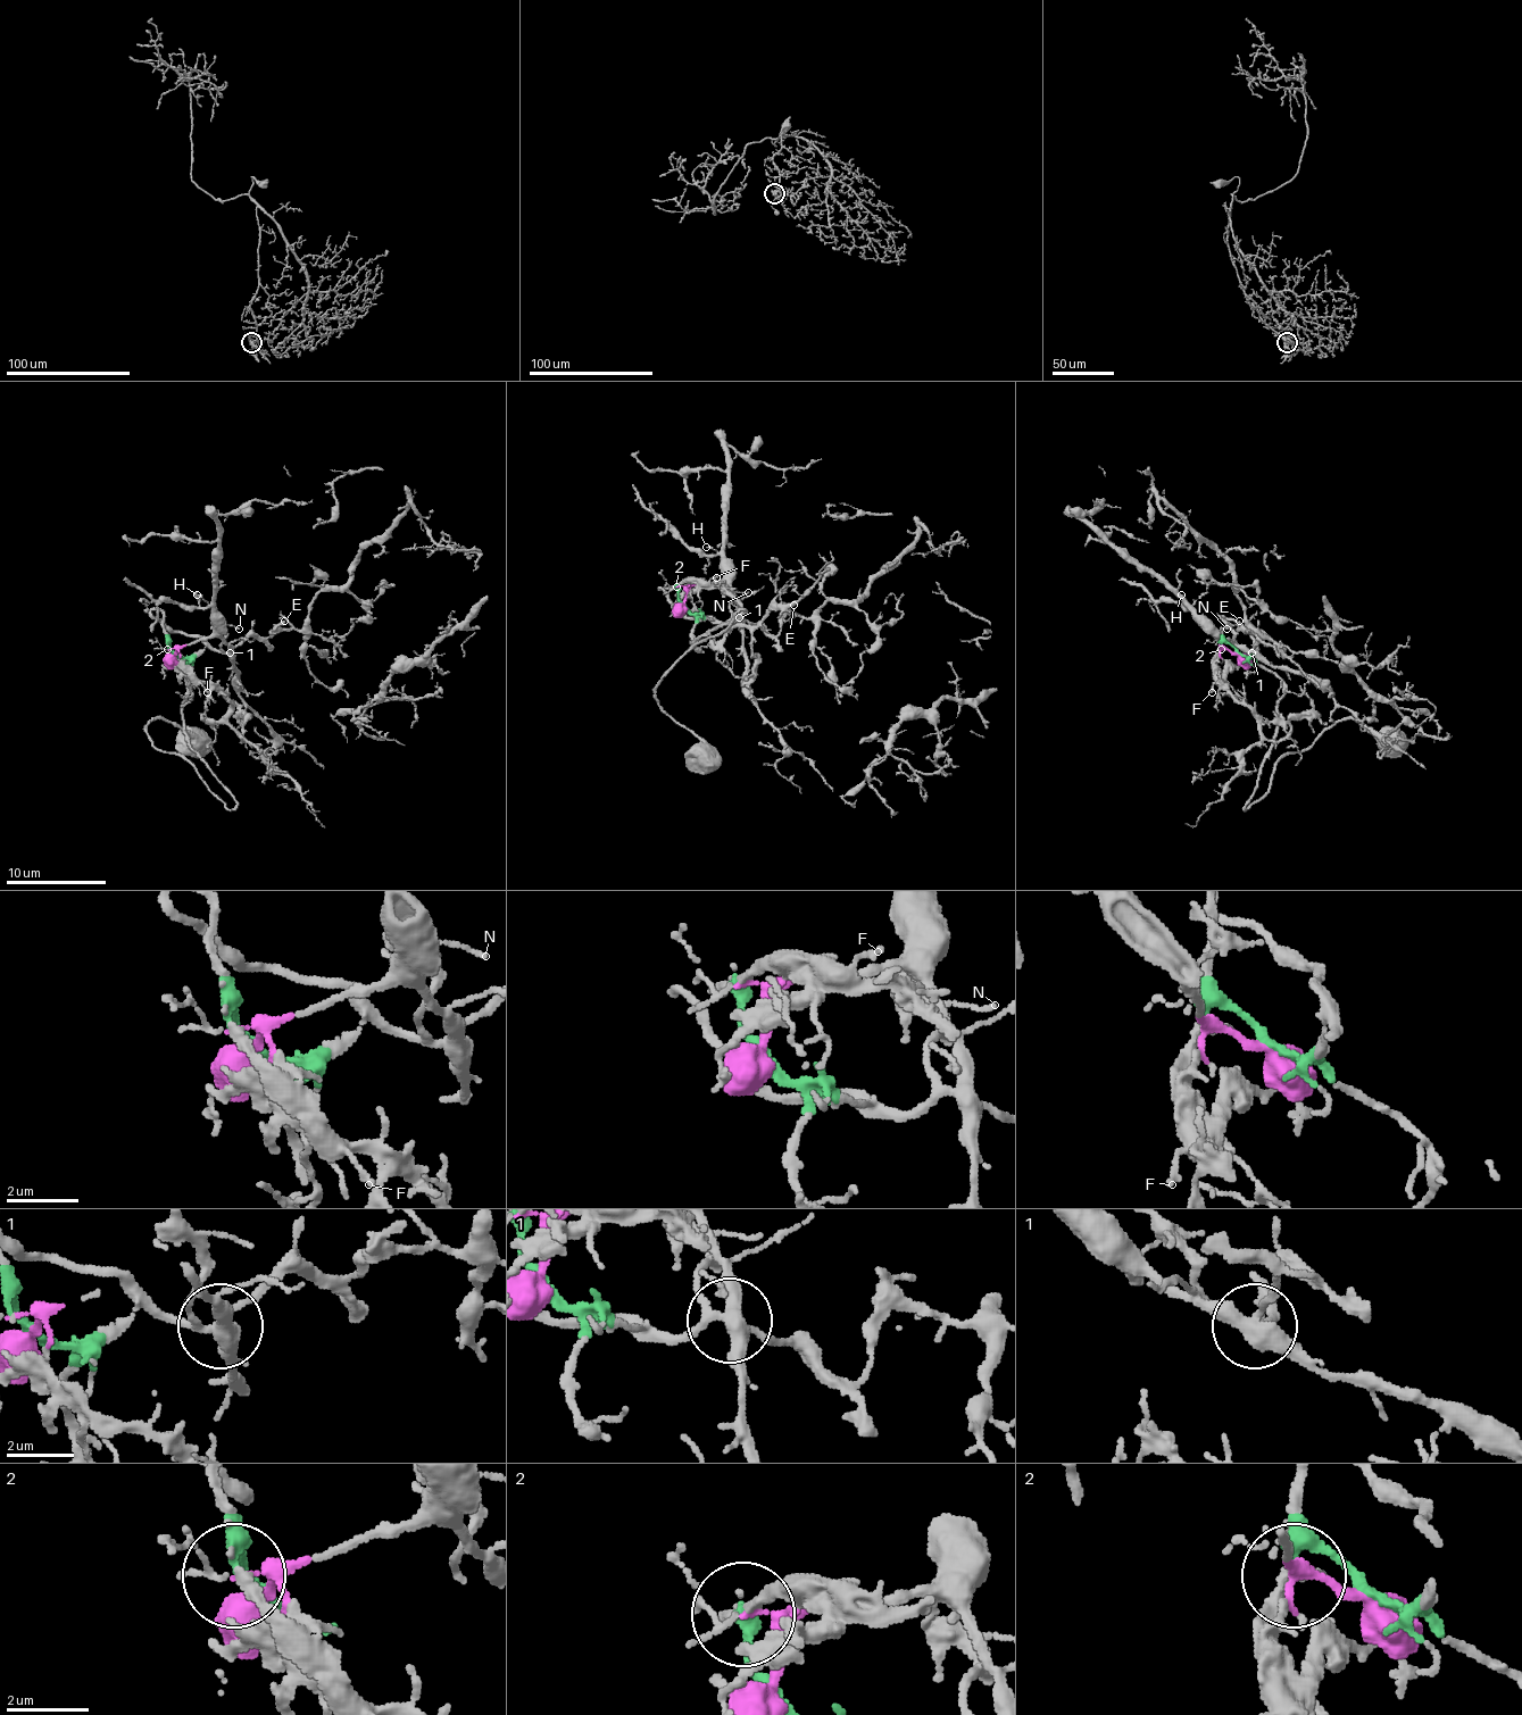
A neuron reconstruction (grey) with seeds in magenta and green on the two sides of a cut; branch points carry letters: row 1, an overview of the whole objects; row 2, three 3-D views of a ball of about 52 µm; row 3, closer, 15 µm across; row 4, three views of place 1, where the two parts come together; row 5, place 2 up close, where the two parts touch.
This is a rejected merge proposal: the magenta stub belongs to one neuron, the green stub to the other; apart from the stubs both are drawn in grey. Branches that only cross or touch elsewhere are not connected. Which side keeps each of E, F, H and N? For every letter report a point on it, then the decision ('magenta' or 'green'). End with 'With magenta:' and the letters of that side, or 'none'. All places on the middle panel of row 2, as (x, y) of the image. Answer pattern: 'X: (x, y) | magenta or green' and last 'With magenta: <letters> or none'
E: (793, 605) | green
F: (716, 577) | green
H: (706, 547) | magenta
N: (748, 592) | green
With magenta: H

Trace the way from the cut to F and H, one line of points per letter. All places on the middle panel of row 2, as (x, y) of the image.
F: (684, 604), (676, 587), (706, 584), (716, 576)
H: (684, 604), (691, 587), (714, 584), (724, 576), (722, 556), (706, 547)

